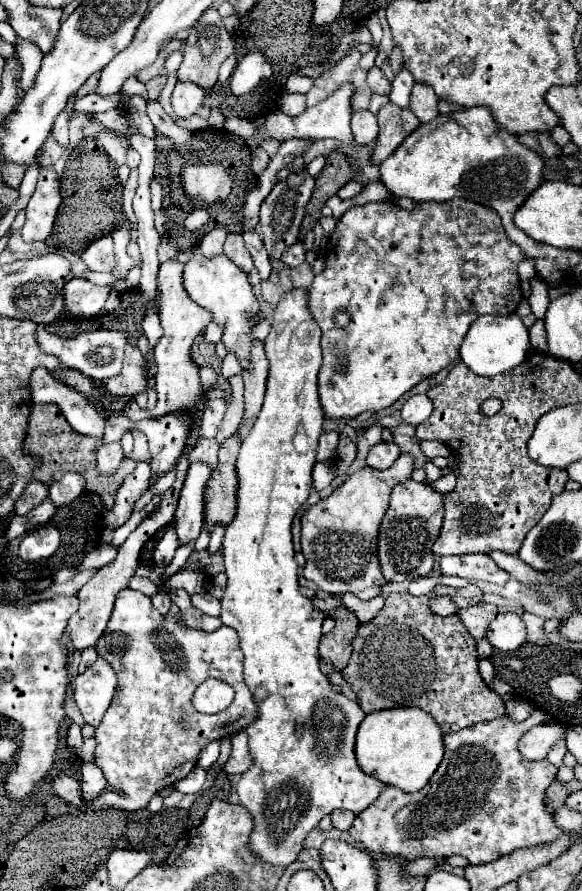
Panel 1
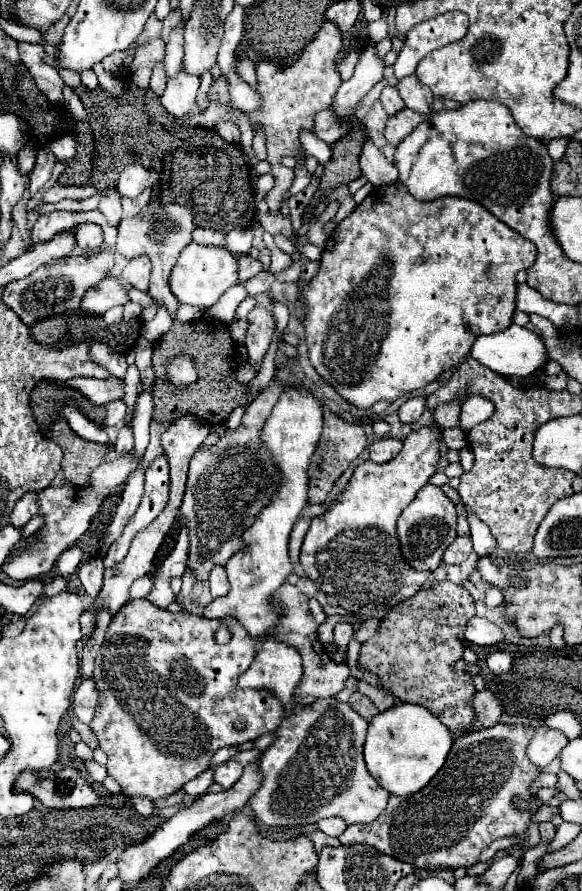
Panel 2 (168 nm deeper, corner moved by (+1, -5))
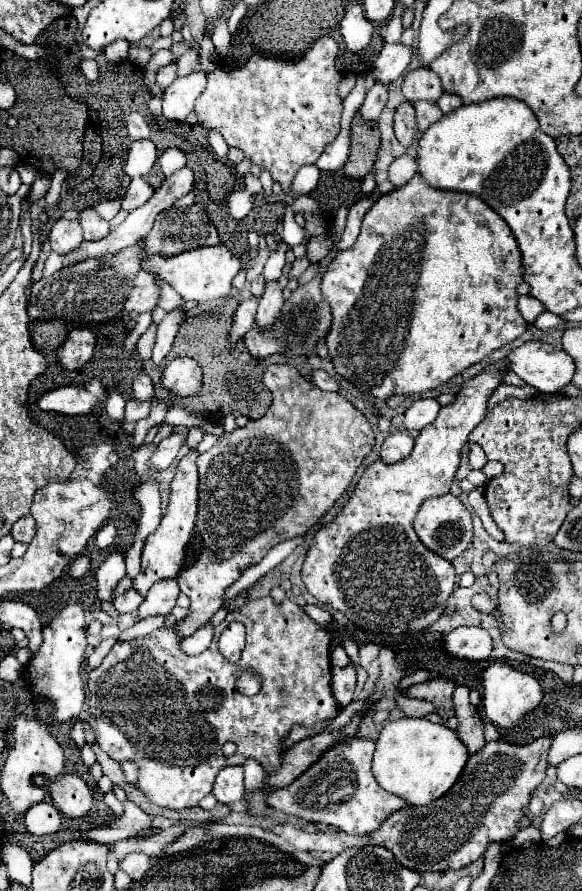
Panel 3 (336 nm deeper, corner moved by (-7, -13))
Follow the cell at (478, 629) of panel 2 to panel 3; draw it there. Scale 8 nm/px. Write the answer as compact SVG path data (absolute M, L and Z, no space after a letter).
M459 627L443 635L443 649L447 655L465 661L483 661L493 649L491 635L481 627Z

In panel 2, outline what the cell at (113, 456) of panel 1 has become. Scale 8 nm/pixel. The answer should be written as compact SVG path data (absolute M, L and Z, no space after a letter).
M121 427L119 437L115 441L115 453L117 455L125 455L131 449L133 449L133 433L131 433L131 427Z

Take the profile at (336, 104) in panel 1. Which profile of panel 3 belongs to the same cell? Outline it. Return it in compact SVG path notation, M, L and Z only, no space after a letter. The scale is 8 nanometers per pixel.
M385 43L385 47L381 49L381 53L375 61L375 67L373 67L375 79L385 81L385 83L393 83L395 79L399 79L405 73L413 55L415 55L415 49L409 45Z

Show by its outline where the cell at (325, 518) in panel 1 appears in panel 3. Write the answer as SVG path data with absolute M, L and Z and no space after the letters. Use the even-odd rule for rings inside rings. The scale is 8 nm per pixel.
M499 359L497 363L491 363L487 369L477 373L475 377L467 379L459 389L455 401L441 407L437 419L419 431L415 447L407 459L391 465L375 461L363 471L357 489L351 501L345 505L343 513L333 523L321 527L307 547L301 579L307 591L319 603L331 605L333 609L341 611L343 615L347 615L351 621L355 621L359 627L367 631L389 633L389 635L427 629L441 617L447 599L455 587L455 569L451 561L439 557L419 541L417 533L413 531L413 519L425 499L449 493L455 471L461 461L461 447L467 443L469 433L483 421L487 413L487 401L493 395L493 391L503 383L501 375L509 371L507 365L509 365L507 359ZM401 615L411 615L411 623L401 623L399 621Z

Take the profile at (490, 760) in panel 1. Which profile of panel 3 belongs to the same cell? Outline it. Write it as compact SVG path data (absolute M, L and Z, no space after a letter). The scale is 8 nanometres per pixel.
M541 737L529 745L511 745L507 741L487 743L481 753L469 757L463 775L459 777L455 787L451 787L449 795L443 795L441 799L423 807L407 805L401 811L395 811L391 817L387 817L381 823L377 831L371 833L371 837L375 839L375 843L387 847L403 867L419 873L461 869L475 863L485 853L489 841L503 843L515 835L517 821L521 821L525 815L523 807L529 805L531 793L545 779L549 747L551 747L551 737Z

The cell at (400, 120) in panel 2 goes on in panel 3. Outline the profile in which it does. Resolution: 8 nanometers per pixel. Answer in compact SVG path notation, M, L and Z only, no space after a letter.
M415 101L413 107L415 107L415 113L417 113L417 125L419 125L421 133L429 125L433 125L435 121L439 121L443 117L443 113L441 113L441 109L435 101Z

